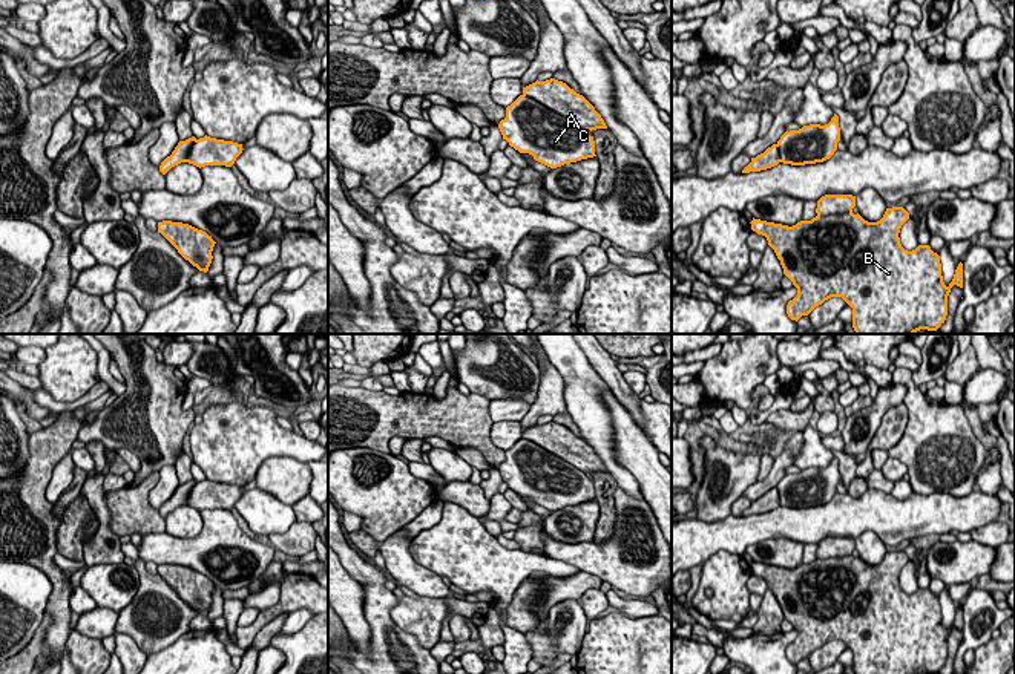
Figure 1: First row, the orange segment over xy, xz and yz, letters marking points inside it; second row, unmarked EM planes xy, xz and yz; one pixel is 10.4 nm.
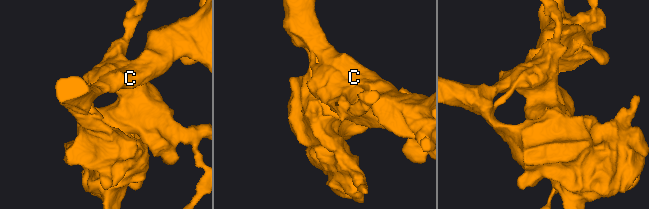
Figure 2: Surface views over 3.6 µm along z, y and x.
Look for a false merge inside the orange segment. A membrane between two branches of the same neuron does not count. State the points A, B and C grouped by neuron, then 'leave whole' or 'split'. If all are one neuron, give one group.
A / B C; split

